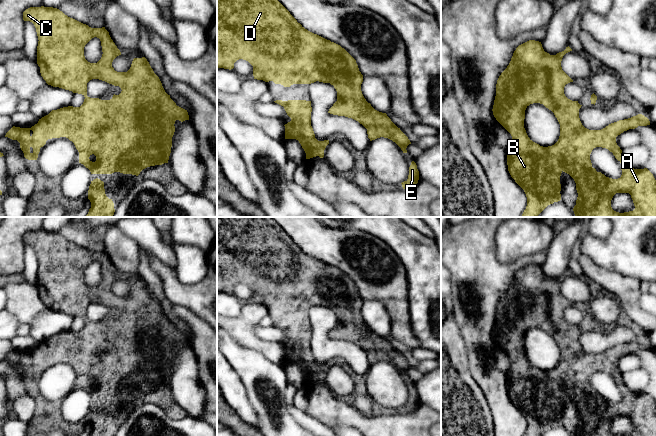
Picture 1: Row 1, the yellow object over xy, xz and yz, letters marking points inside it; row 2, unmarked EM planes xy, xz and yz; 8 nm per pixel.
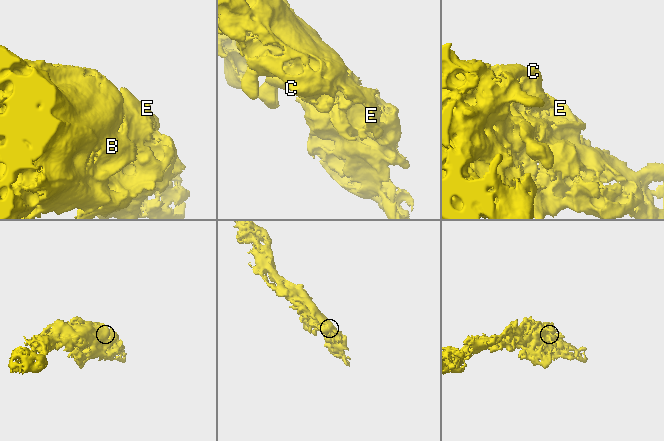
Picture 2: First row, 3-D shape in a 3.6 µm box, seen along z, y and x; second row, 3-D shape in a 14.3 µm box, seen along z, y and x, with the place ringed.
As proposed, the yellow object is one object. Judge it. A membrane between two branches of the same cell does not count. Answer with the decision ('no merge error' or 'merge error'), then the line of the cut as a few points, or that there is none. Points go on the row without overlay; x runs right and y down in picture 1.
no merge error; no cut

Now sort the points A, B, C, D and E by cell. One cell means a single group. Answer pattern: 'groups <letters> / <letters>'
groups A B C D E

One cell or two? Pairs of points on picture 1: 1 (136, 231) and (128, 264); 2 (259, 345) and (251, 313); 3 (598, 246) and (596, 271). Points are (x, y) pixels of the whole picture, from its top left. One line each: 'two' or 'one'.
1: two
2: one
3: two

